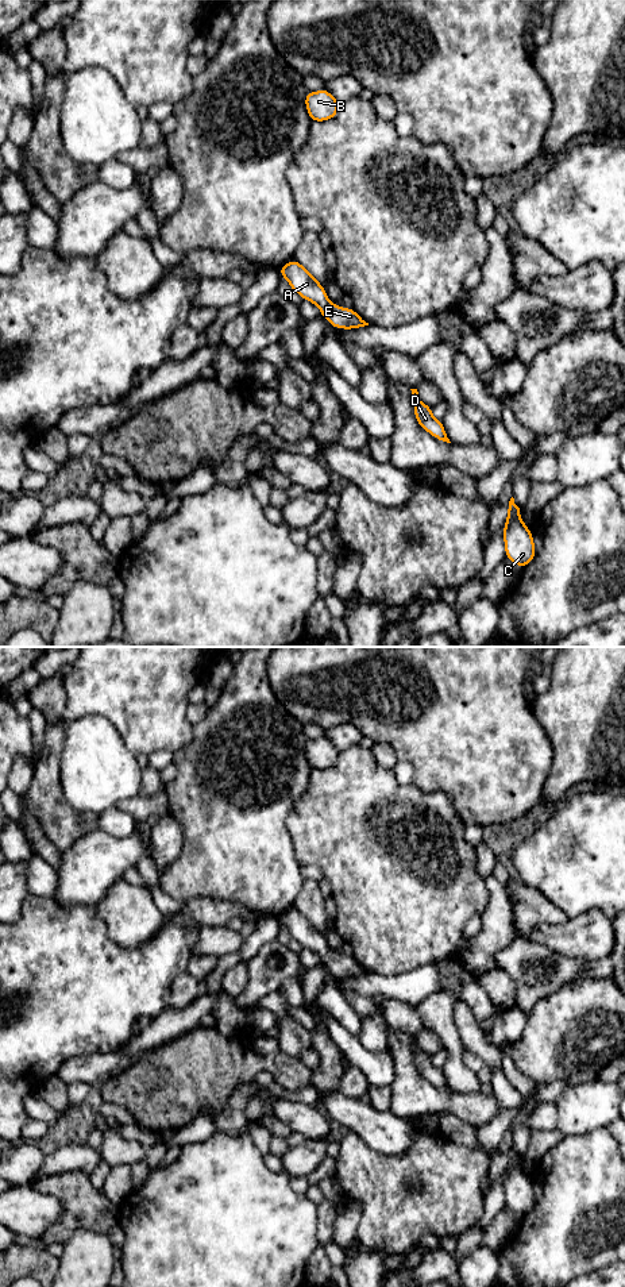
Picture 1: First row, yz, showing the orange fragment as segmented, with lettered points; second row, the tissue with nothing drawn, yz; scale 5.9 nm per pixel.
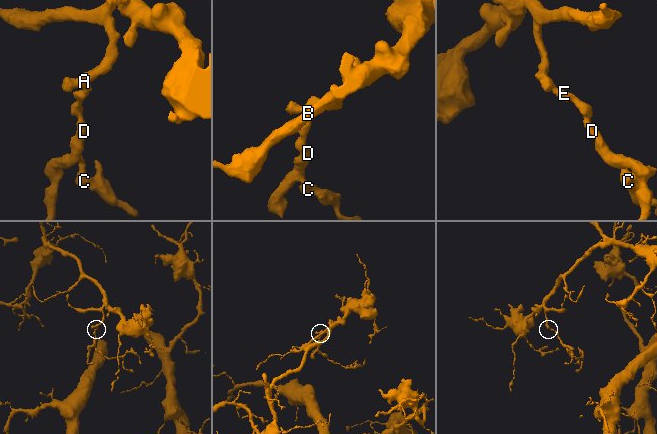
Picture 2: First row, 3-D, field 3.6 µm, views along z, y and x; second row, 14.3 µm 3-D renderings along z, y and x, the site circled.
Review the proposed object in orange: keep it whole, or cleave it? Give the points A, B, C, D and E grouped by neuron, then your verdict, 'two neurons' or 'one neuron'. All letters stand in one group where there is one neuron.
A B C D E | one neuron

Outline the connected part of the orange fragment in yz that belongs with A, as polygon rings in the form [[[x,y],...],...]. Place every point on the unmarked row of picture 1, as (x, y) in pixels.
[[[296,908],[285,912],[278,920],[290,937],[302,948],[315,952],[333,976],[354,978],[369,974],[352,956],[332,952],[323,933]]]

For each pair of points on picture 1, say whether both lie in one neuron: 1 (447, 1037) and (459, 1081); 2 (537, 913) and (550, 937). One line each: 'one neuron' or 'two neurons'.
1: one neuron
2: two neurons

